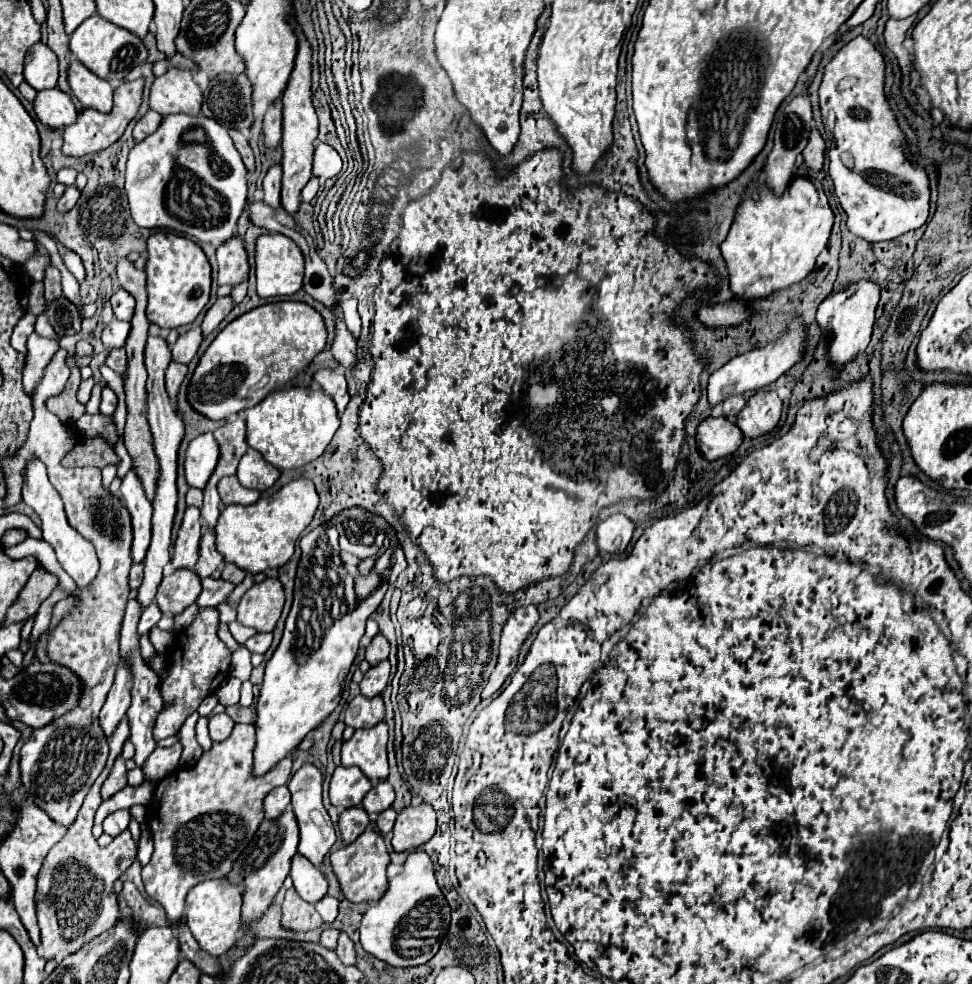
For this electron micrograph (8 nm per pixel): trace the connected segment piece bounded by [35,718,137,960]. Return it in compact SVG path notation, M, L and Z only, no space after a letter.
M125 718L121 720L119 728L115 728L108 742L110 752L106 766L85 796L77 820L69 826L69 832L63 836L63 840L59 840L43 860L37 878L35 900L37 900L37 922L41 928L41 948L45 960L51 960L61 952L65 954L75 952L77 948L81 948L81 944L87 944L89 940L93 940L93 936L99 936L101 932L109 930L121 918L113 882L133 864L137 856L137 846L131 838L131 832L125 830L119 836L115 836L109 846L101 848L91 834L91 826L95 810L102 803L101 786L117 756L121 754L123 742L127 738L129 738L129 724Z

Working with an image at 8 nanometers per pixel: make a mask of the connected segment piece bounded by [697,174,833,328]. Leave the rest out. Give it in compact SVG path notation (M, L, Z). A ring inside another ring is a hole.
M797 174L781 196L769 192L765 184L749 184L731 230L721 244L733 298L729 302L701 304L697 312L699 322L709 328L737 326L755 314L749 310L753 300L769 298L771 294L807 278L815 268L817 256L827 246L831 226L833 212L821 184L813 184Z

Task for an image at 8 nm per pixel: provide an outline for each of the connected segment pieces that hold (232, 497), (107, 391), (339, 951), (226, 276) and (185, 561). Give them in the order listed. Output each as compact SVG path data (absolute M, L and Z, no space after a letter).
M227 476L227 478L221 478L219 484L217 484L217 490L219 490L219 496L221 496L221 502L225 506L229 504L255 504L259 500L259 494L257 490L249 490L249 488L243 488L237 480L237 476Z
M105 386L101 398L101 414L113 414L115 408L117 408L117 394L109 386Z
M339 932L339 940L337 940L337 948L335 954L345 962L345 964L355 964L355 950L353 950L353 942L347 936L347 932Z
M233 236L225 244L221 244L217 248L217 262L219 262L219 274L217 274L219 286L223 284L237 286L247 280L249 262L247 262L247 252L243 248L241 238Z
M187 506L183 524L175 538L175 552L173 552L173 560L171 560L175 570L179 570L179 568L193 570L193 564L197 562L197 556L199 556L201 532L203 532L203 524L201 524L201 516L199 516L199 508Z

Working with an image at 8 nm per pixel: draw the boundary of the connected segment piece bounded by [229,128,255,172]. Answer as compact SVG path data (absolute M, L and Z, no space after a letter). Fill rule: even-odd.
M229 130L229 136L231 136L231 140L235 142L235 148L237 148L237 152L241 154L241 158L243 158L243 164L247 166L247 170L249 172L253 172L253 168L255 168L255 160L253 160L253 152L251 152L251 146L249 146L249 142L247 142L247 138L239 132L239 130Z

